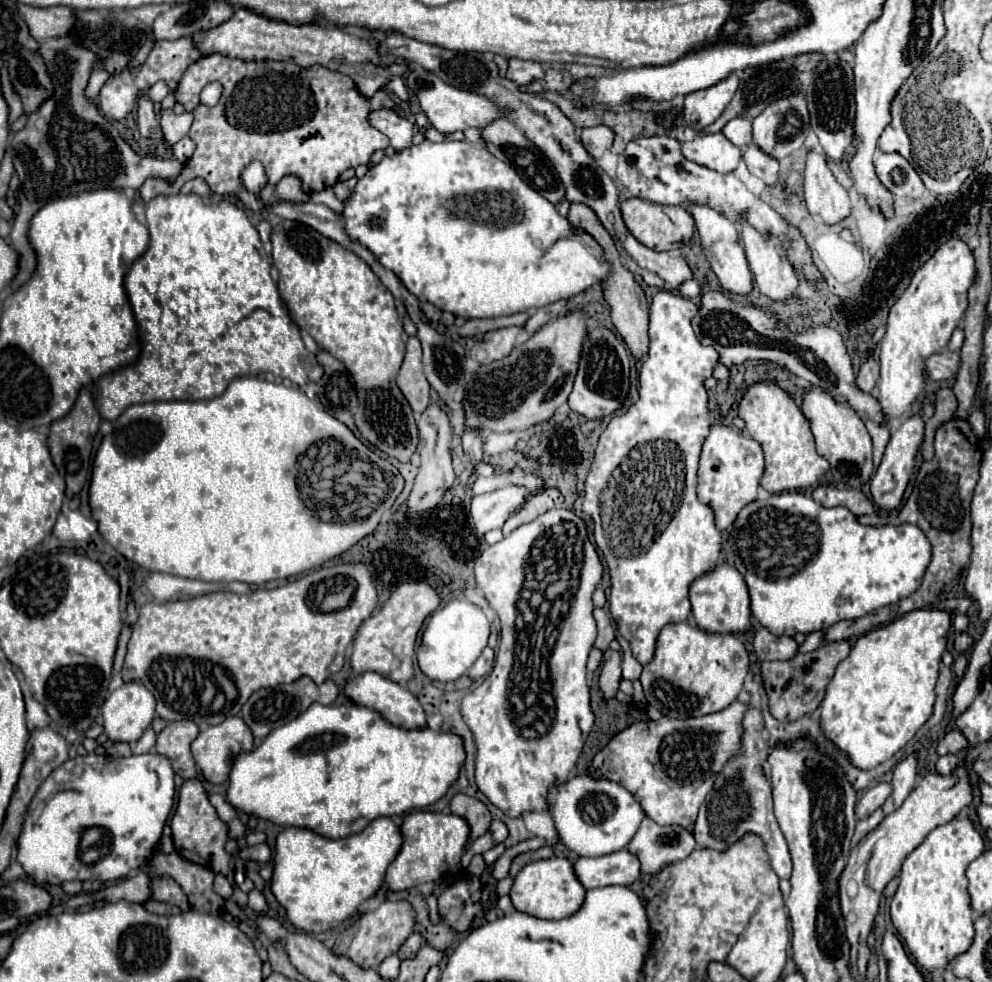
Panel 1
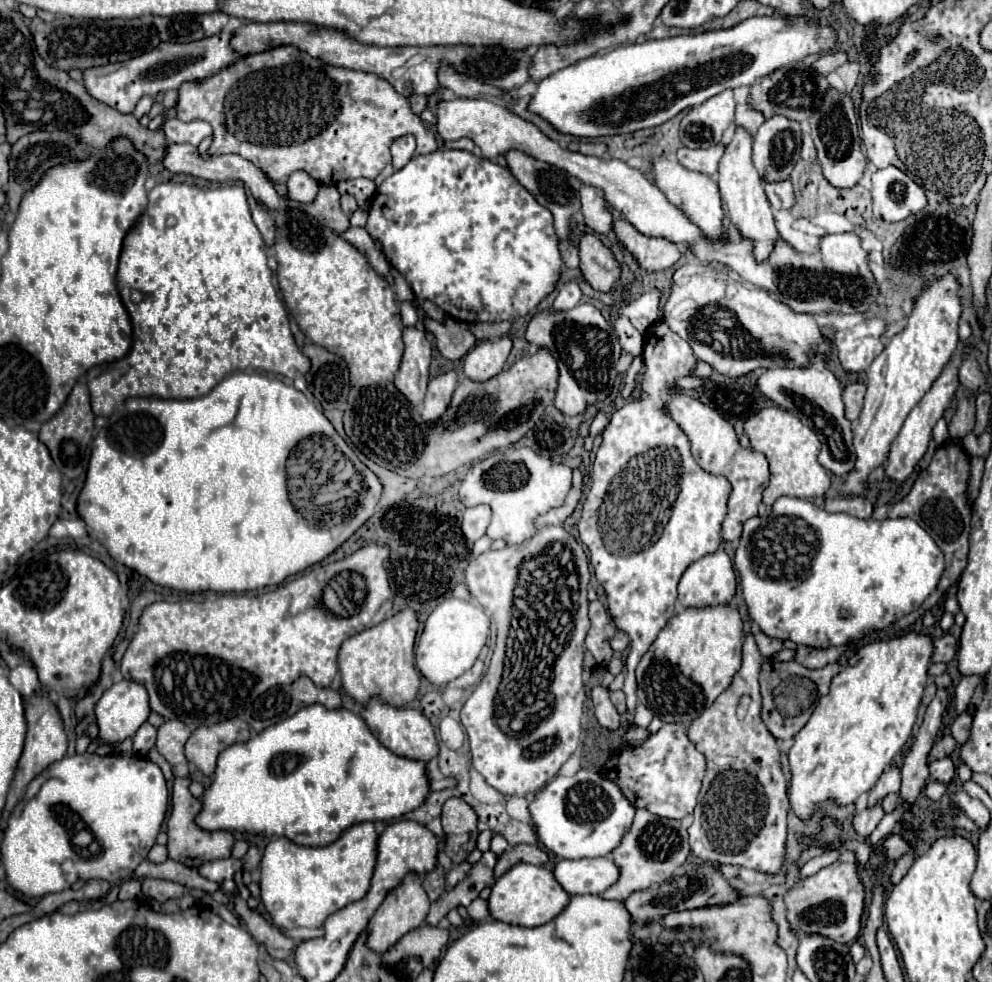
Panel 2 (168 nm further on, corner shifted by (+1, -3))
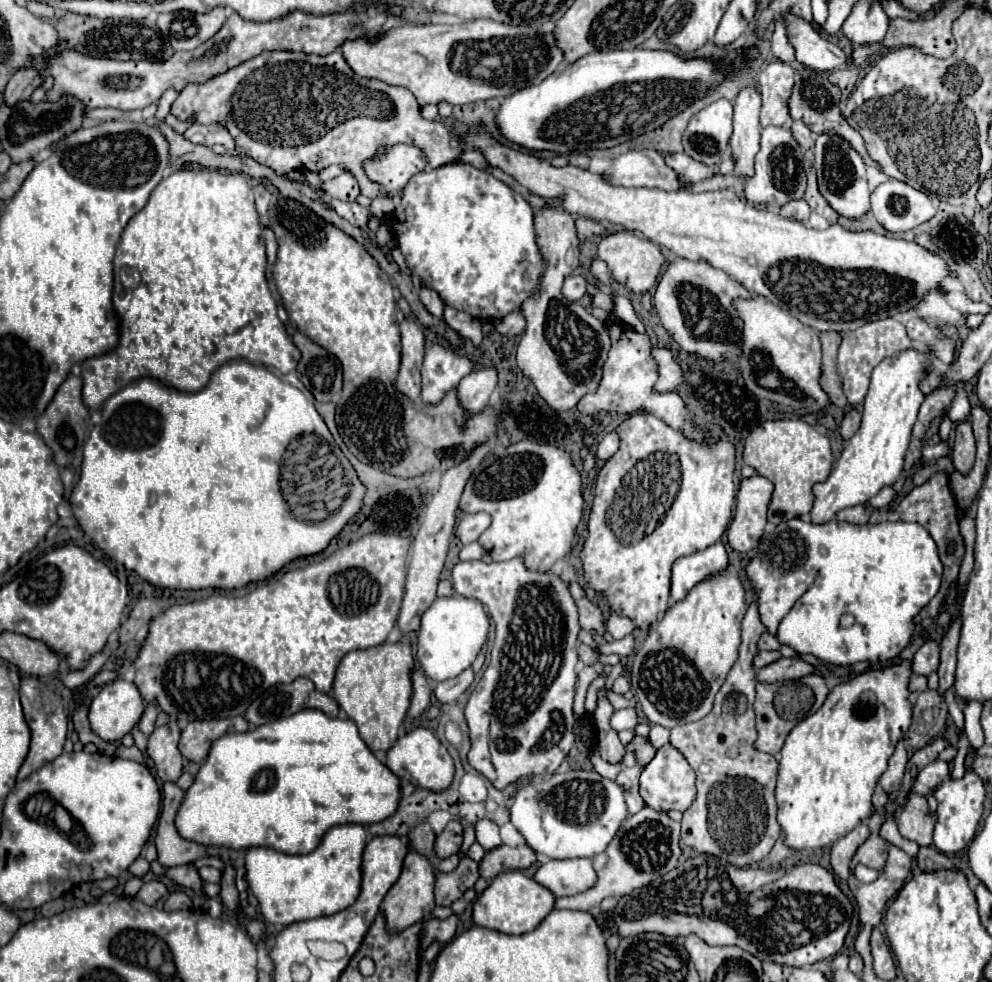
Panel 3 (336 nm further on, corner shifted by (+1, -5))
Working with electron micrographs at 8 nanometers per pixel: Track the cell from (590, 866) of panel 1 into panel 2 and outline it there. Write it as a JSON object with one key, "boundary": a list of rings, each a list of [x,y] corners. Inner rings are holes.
{"boundary":[[[610,856],[560,860],[554,868],[556,880],[568,894],[602,894],[618,882],[620,870]]]}

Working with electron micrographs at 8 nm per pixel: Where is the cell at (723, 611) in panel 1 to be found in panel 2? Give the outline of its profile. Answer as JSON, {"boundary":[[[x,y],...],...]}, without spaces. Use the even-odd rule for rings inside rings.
{"boundary":[[[724,550],[696,560],[682,574],[678,602],[684,608],[706,608],[730,604],[736,594],[736,574]]]}

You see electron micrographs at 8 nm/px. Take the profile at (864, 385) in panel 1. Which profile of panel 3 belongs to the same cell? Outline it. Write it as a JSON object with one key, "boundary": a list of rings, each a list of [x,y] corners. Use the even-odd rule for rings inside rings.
{"boundary":[[[856,408],[846,412],[846,416],[844,416],[842,424],[840,424],[840,434],[842,434],[844,440],[850,440],[856,434],[856,430],[860,428],[860,420],[862,420],[862,416],[860,416],[860,412]]]}

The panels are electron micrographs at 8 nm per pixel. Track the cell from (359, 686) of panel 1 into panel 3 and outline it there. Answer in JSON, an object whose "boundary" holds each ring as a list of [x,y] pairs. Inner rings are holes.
{"boundary":[[[414,728],[412,732],[400,736],[396,744],[386,752],[386,766],[402,780],[412,782],[418,788],[430,792],[444,792],[450,788],[454,778],[454,760],[442,742],[428,728]]]}

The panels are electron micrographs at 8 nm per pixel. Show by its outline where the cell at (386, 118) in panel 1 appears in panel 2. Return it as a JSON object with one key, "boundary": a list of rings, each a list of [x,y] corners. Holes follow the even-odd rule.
{"boundary":[[[412,134],[396,138],[392,142],[392,166],[400,170],[400,166],[404,166],[414,156],[414,150],[416,150],[416,140]]]}

